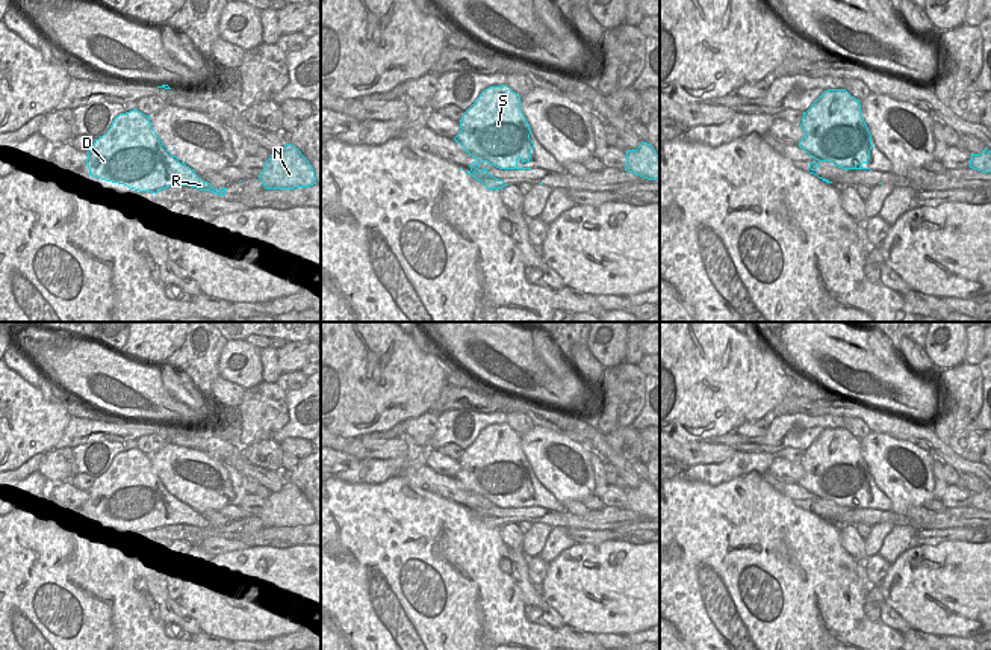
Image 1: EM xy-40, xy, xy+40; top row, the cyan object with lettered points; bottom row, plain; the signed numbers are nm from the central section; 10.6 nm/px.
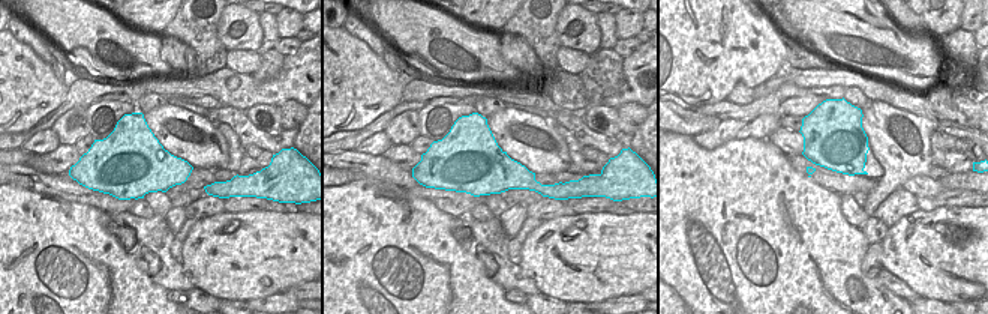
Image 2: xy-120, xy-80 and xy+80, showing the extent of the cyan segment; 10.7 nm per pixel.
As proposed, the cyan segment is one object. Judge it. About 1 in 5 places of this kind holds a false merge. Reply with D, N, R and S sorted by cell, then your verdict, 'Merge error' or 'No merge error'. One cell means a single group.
Groups: D N R S. No merge error

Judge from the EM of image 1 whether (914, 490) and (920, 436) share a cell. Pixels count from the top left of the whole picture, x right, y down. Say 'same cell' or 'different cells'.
different cells

